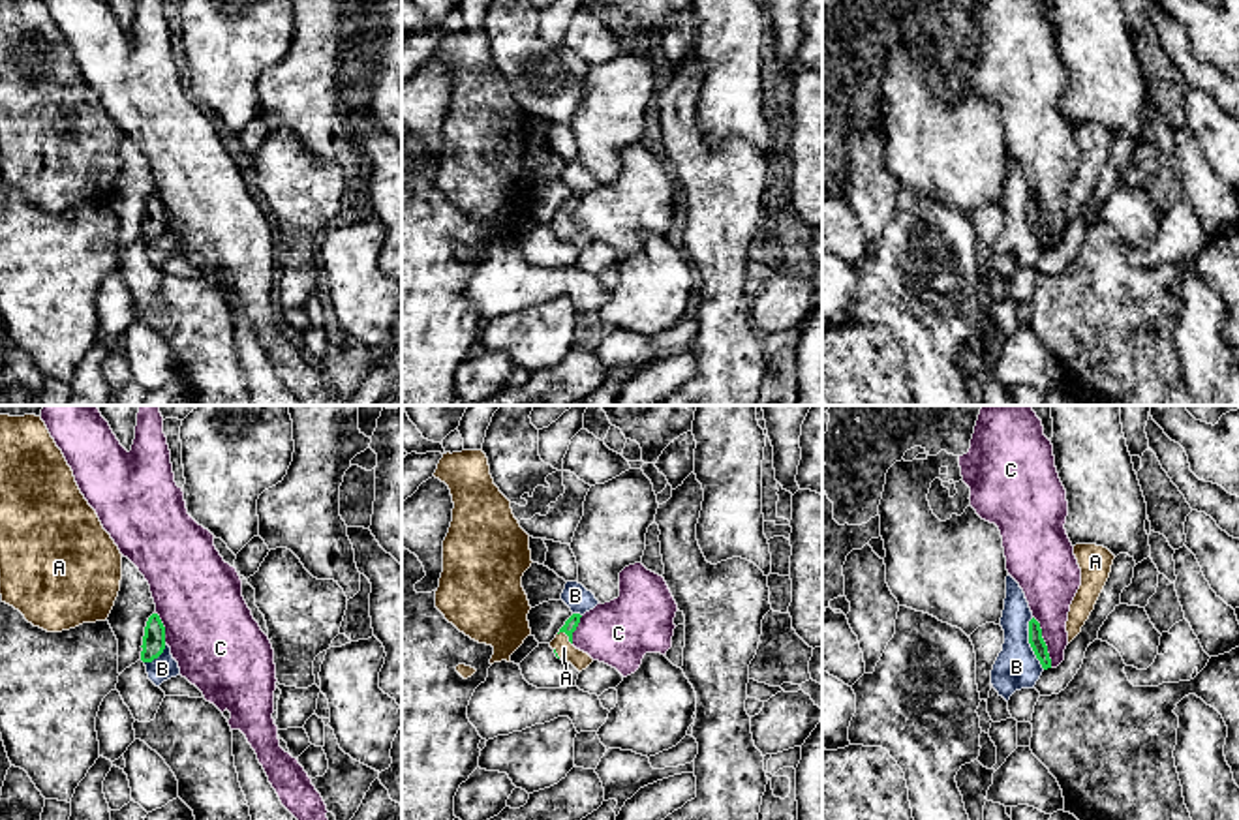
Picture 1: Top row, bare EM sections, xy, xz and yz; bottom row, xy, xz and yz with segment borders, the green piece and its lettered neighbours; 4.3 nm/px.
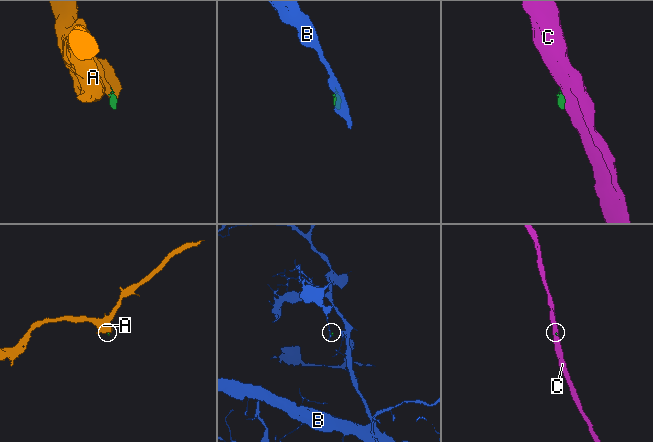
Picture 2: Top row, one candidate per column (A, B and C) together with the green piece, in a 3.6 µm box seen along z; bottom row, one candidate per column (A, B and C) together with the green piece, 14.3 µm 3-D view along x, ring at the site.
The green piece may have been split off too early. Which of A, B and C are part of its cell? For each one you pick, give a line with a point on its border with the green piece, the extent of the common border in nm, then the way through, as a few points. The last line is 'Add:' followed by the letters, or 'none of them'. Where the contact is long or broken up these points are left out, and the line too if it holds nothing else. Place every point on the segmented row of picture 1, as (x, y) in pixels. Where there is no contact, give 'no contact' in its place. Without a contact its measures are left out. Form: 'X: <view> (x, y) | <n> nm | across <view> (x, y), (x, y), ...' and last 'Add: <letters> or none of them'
A: xz (567, 635) | 80 nm | across xz (571, 623), (567, 635), (564, 648)
Add: A

